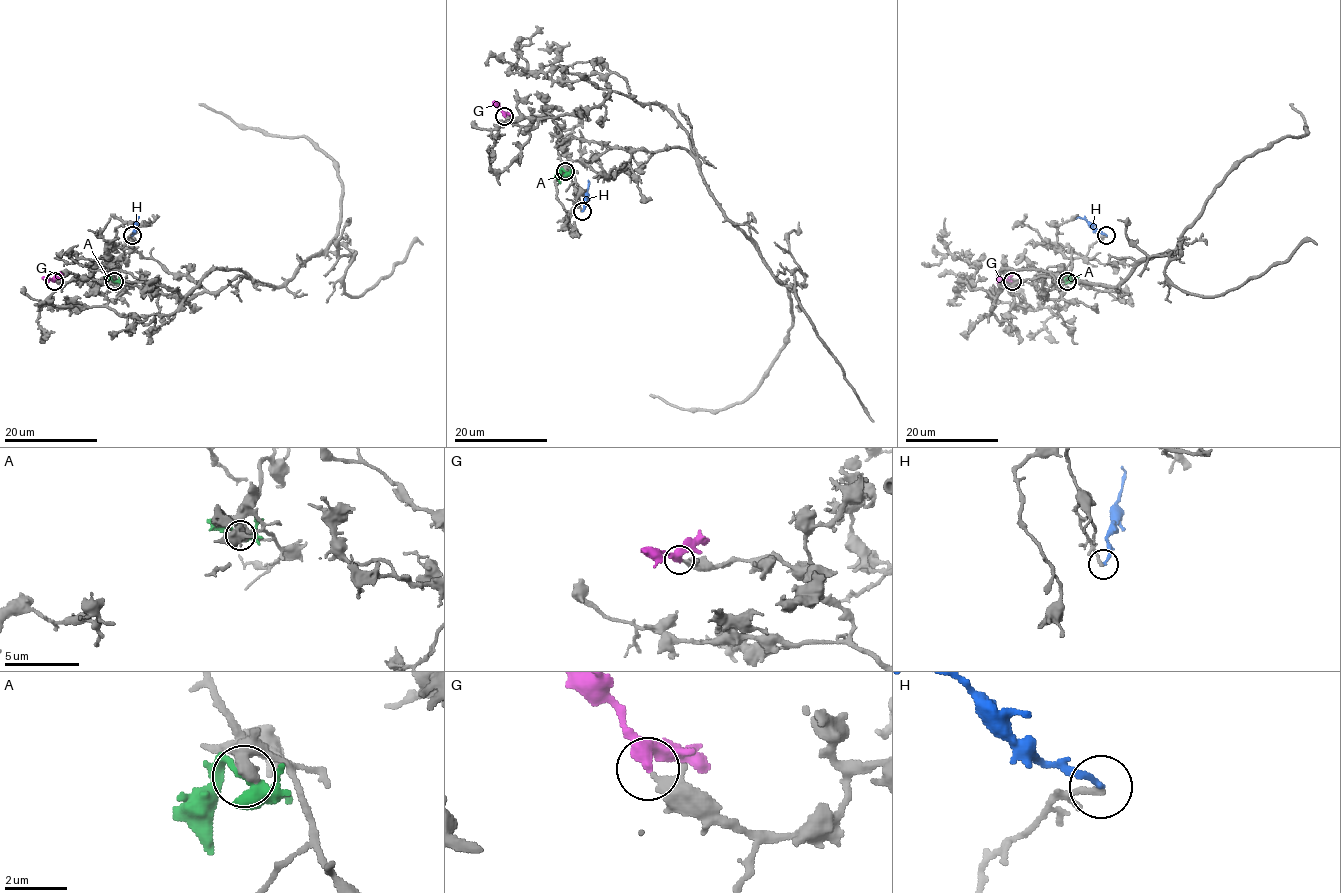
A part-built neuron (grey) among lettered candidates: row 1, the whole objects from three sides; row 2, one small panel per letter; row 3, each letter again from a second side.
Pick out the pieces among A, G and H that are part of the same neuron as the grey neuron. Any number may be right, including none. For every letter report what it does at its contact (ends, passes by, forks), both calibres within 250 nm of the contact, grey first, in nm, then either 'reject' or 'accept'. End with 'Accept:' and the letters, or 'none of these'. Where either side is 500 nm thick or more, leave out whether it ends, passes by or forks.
A: 550 nm thick on the grey side, 320 nm on the other; reject
G: it passes by; 320 nm thick on the grey side, 320 nm on the other; accept
H: it ends there; 200 nm thick on the grey side, 200 nm on the other; reject
Accept: G

